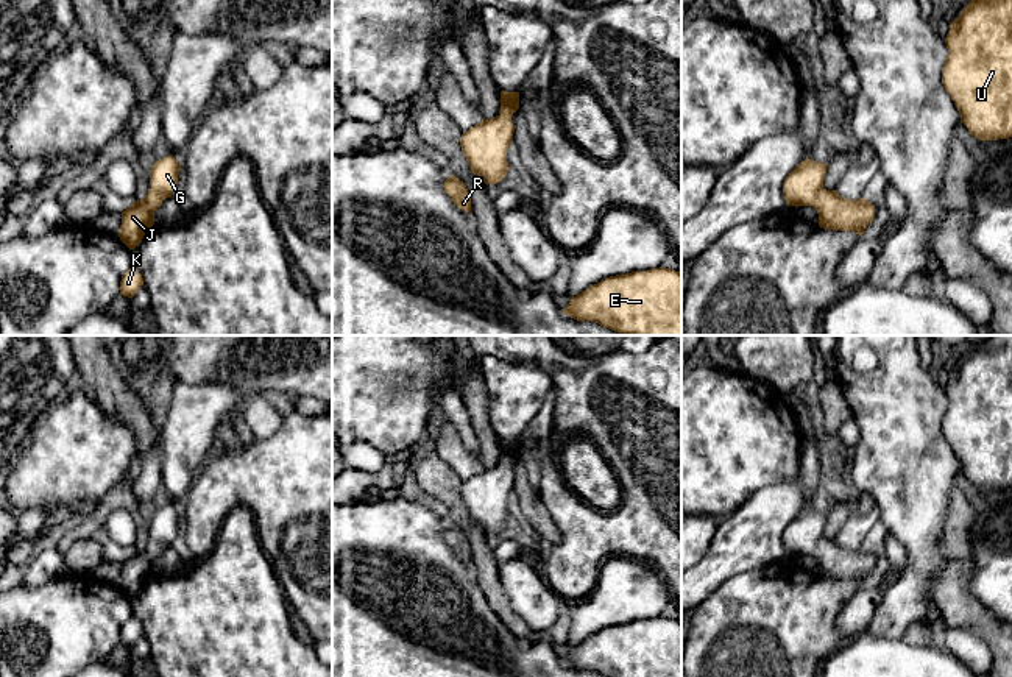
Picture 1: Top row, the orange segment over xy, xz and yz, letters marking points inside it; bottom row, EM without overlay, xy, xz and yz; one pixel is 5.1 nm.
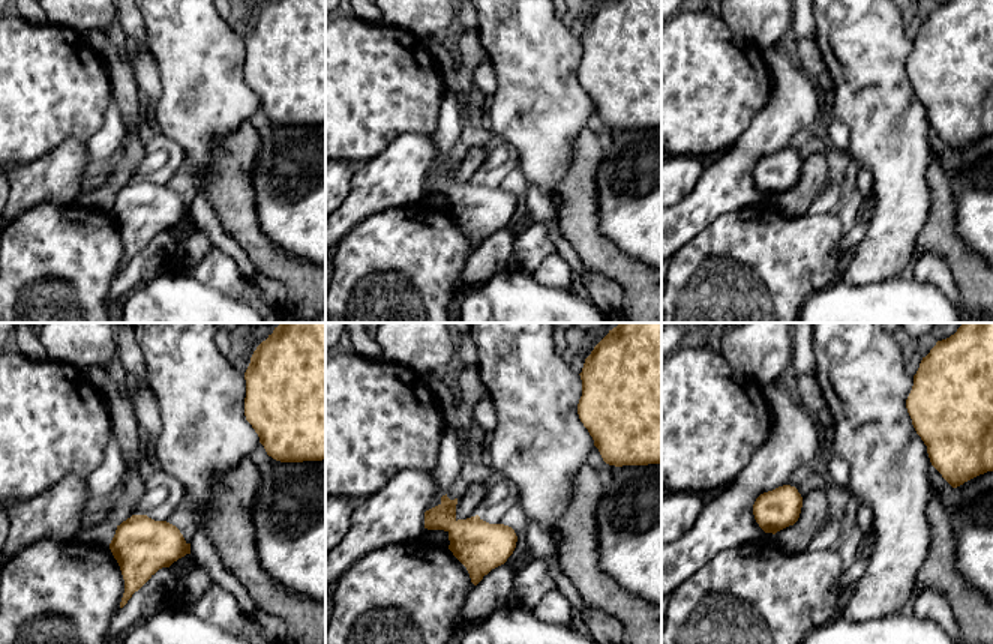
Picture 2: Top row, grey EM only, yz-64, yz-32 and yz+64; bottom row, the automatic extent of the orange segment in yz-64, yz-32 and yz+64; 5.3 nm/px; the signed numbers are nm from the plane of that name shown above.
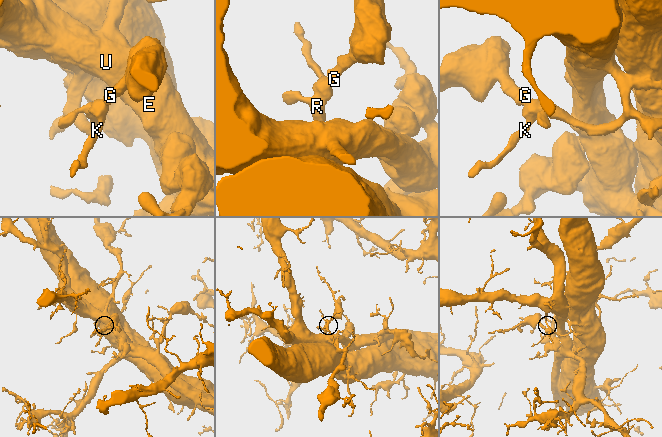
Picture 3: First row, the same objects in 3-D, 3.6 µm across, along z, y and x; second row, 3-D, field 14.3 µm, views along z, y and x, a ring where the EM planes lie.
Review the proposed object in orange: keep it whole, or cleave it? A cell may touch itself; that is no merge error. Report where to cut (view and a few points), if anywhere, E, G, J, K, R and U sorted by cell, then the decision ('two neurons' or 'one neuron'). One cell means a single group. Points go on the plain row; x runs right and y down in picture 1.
no cut; E G J K R U; one neuron

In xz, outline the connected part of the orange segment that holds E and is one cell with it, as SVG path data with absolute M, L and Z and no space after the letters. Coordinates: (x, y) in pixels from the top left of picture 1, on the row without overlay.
M650 618L602 629L561 658L577 671L596 671L603 677L681 677L681 622L672 618Z

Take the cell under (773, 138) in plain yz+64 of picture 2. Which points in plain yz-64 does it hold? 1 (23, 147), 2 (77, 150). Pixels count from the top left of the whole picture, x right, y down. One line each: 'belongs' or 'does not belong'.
1: does not belong
2: belongs

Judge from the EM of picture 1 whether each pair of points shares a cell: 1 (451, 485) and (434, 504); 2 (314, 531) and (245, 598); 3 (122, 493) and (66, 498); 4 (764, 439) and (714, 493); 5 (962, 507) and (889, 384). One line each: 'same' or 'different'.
1: different
2: different
3: different
4: same
5: different

